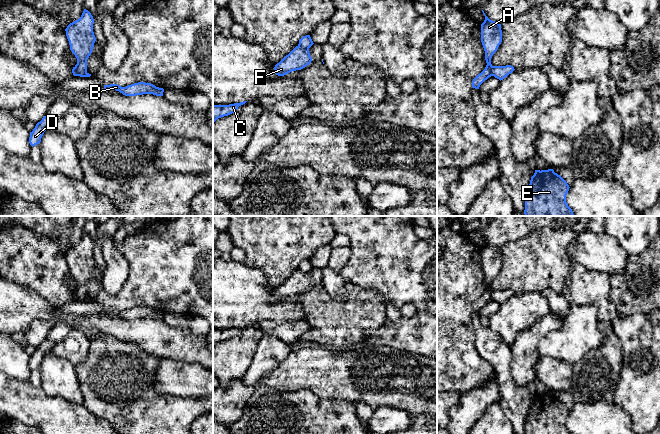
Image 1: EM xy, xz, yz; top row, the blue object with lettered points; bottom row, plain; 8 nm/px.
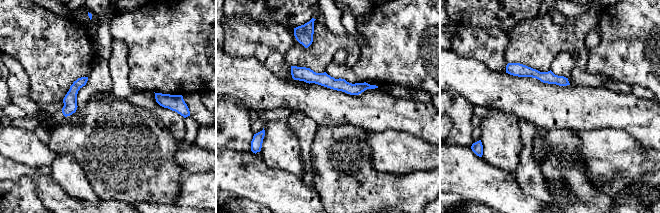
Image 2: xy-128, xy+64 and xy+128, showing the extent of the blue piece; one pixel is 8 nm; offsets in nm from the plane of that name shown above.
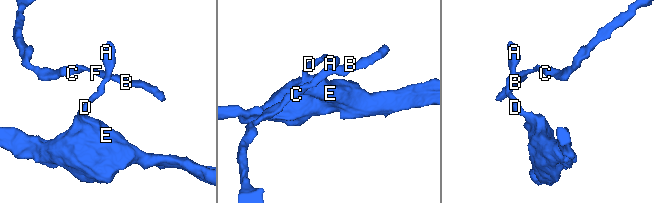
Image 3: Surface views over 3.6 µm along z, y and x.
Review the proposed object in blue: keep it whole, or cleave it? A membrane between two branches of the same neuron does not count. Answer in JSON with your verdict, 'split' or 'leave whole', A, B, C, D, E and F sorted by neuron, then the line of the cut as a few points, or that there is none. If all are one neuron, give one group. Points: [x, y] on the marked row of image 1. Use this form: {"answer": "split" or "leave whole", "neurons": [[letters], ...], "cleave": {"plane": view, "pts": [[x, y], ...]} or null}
{"answer": "split", "neurons": [["A", "D", "E"], ["B", "C", "F"]], "cleave": {"plane": "xz", "pts": [[298, 44], [308, 49]]}}

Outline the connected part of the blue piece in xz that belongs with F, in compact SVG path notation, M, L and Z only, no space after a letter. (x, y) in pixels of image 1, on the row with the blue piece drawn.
M296 46L288 55L286 55L274 67L278 76L284 76L292 71L301 70L312 61L309 49Z

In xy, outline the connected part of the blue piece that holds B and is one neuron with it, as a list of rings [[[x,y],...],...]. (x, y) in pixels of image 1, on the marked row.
[[[138,82],[126,87],[121,87],[117,84],[104,85],[104,90],[116,90],[125,96],[136,96],[143,94],[153,94],[163,96],[164,89],[156,87],[151,83]]]

